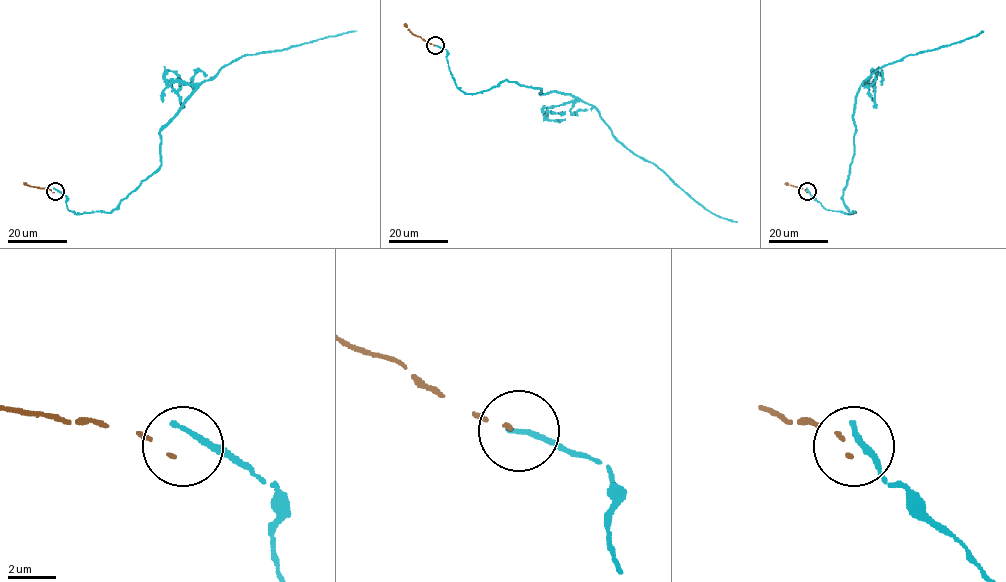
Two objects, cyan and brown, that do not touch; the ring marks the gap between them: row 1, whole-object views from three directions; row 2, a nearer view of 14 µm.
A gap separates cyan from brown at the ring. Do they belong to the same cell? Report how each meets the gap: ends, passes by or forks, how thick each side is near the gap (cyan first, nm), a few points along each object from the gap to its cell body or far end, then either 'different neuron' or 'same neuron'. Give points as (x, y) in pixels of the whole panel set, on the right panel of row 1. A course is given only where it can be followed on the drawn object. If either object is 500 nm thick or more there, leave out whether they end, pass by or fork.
cyan ends there; brown ends there; 320 nm thick on the cyan side, 130 nm on the other; cyan runs (807, 190), (827, 210), (855, 212), (842, 199), (854, 153), (855, 97), (861, 83), (904, 57), (983, 30); brown runs (807, 192), (785, 183); different neuron

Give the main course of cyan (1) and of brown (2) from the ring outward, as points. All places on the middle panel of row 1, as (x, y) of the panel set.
1: (436, 45), (446, 50), (452, 77), (466, 93), (514, 81), (591, 104), (628, 149), (707, 210), (737, 221)
2: (435, 45), (414, 35), (405, 23)

